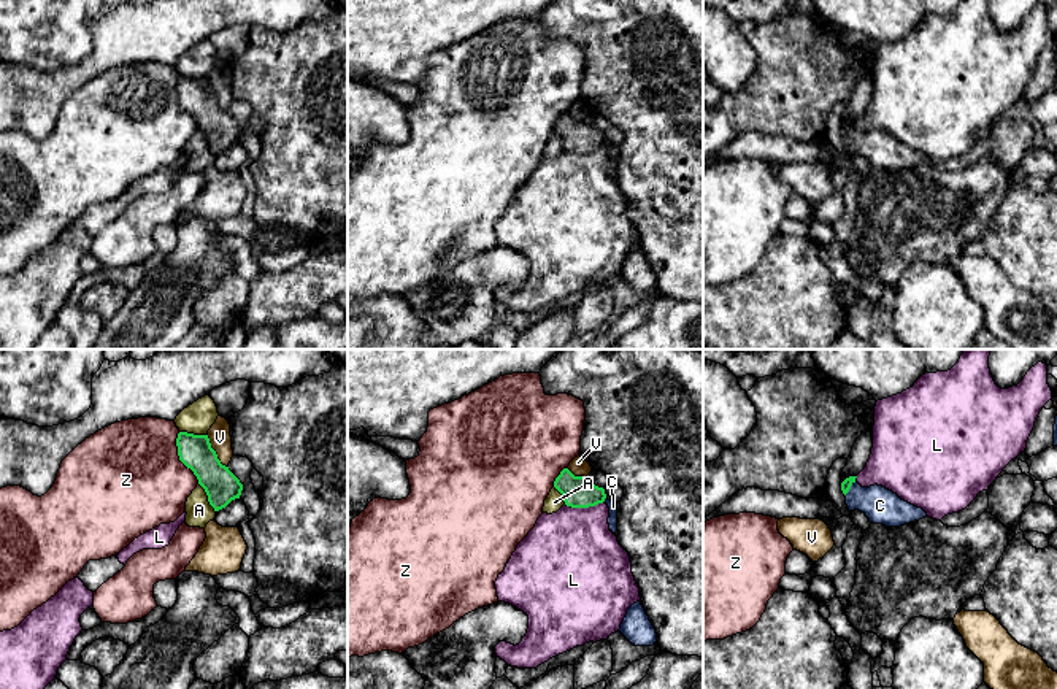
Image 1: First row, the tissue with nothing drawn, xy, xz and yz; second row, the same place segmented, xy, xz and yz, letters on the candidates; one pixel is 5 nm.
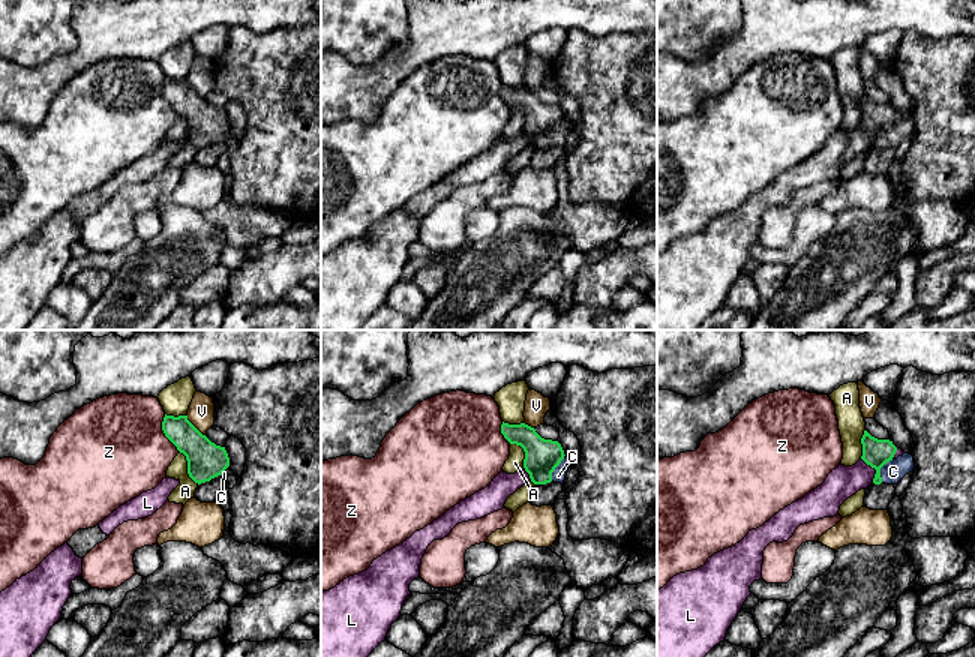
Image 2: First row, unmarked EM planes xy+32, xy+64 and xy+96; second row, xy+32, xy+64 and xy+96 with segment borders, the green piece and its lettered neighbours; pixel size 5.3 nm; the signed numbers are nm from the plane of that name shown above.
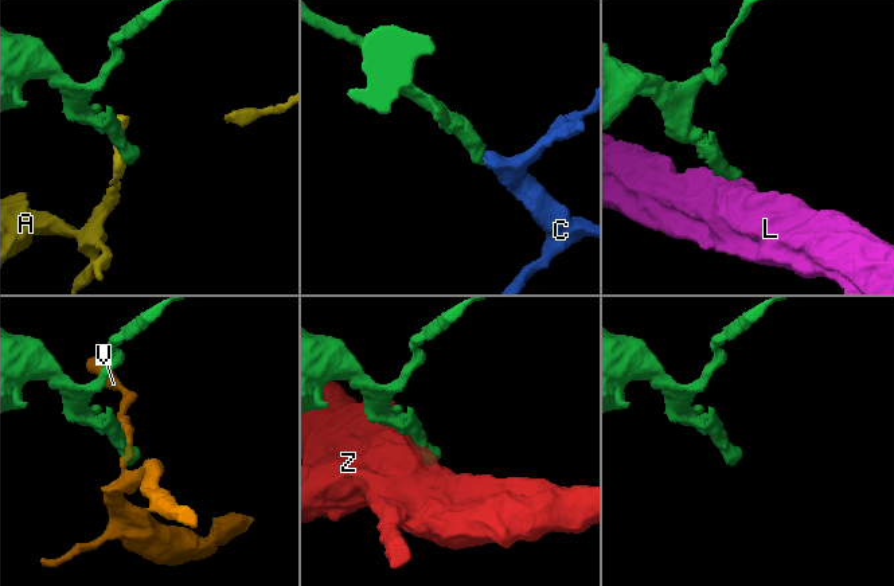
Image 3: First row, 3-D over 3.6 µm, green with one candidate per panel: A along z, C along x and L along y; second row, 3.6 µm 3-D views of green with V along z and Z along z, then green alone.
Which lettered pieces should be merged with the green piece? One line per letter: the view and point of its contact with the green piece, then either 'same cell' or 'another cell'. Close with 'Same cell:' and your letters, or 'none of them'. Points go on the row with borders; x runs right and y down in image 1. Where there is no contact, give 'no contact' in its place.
A: contact xy (208, 497); another cell
C: contact yz (849, 488); same cell
L: contact xz (583, 507); another cell
V: contact xy (215, 451); another cell
Z: contact xy (180, 458); another cell
Same cell: C

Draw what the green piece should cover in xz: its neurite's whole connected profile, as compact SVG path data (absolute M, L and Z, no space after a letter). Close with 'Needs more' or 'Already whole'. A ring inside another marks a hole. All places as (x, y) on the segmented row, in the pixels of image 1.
M563 468L554 481L554 487L562 494L567 506L589 508L598 503L606 503L609 508L609 530L617 532L617 503L606 498L605 489L595 486L584 476L575 476L568 468Z. Needs more

